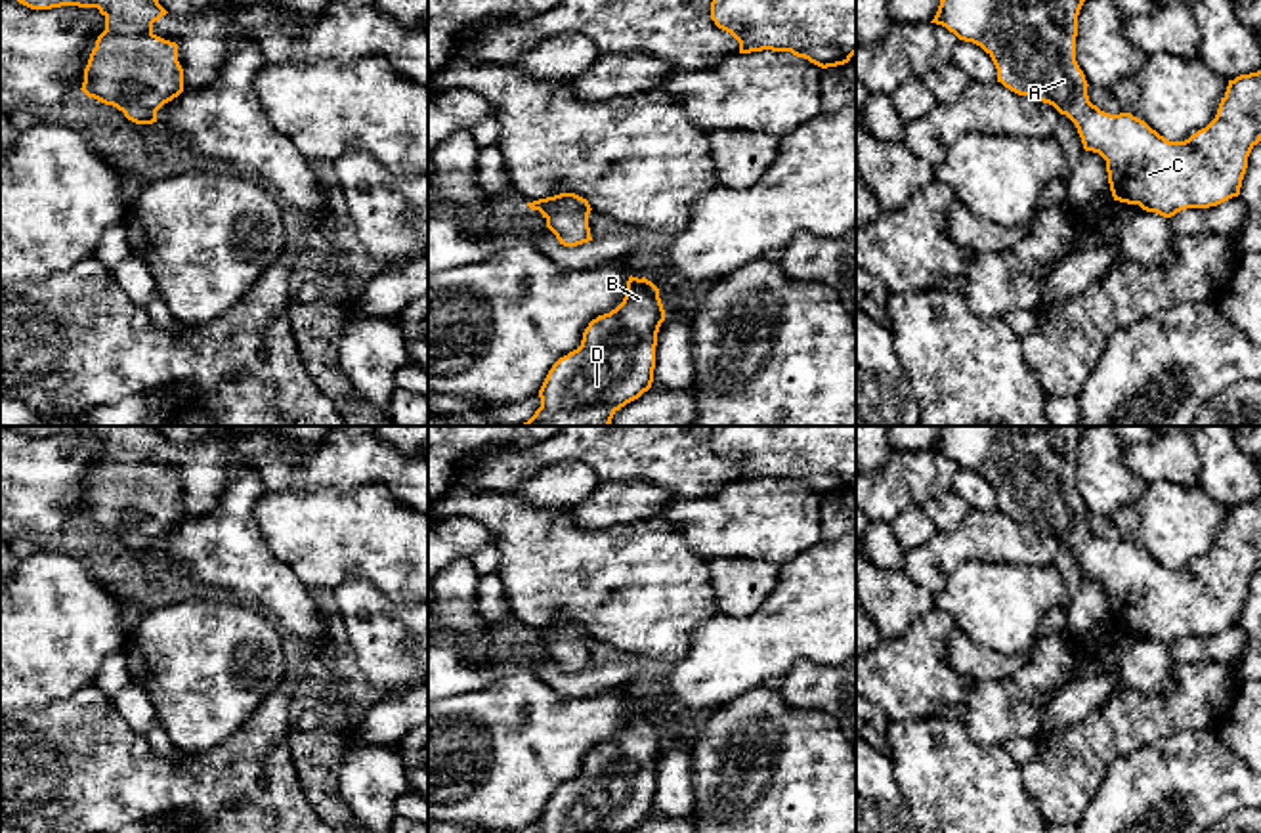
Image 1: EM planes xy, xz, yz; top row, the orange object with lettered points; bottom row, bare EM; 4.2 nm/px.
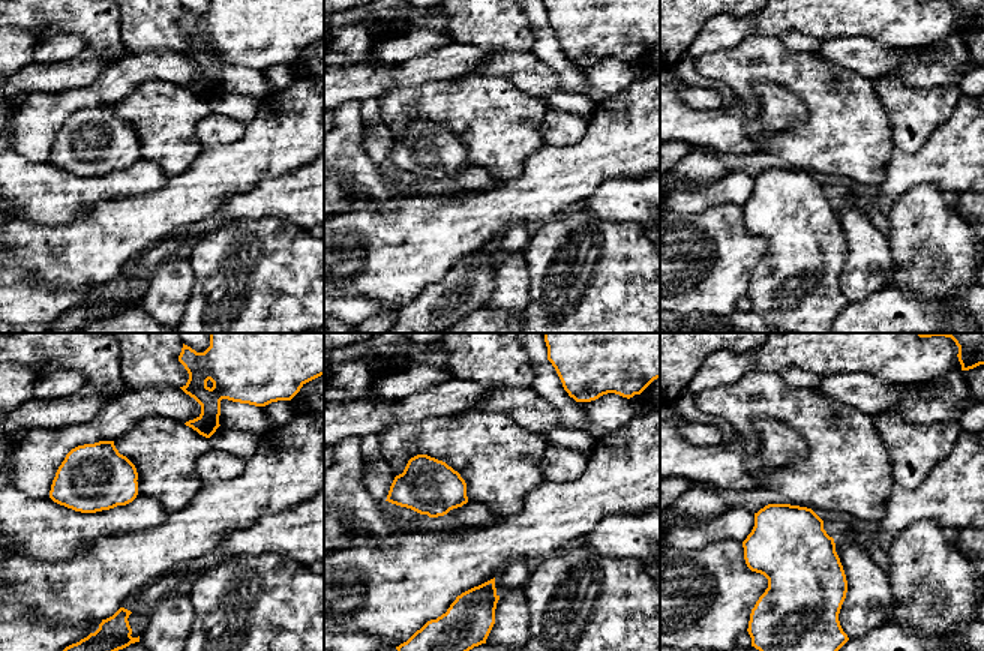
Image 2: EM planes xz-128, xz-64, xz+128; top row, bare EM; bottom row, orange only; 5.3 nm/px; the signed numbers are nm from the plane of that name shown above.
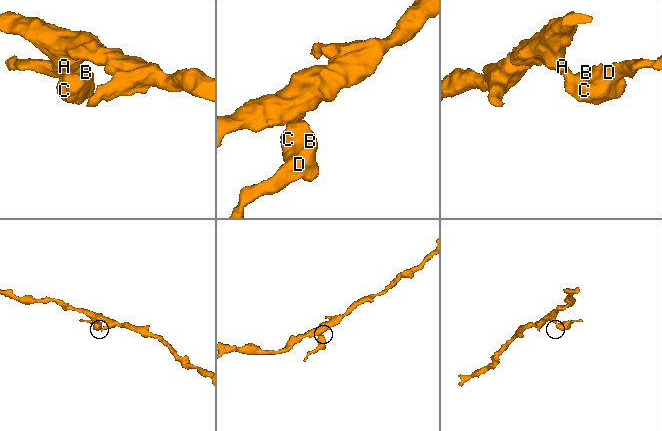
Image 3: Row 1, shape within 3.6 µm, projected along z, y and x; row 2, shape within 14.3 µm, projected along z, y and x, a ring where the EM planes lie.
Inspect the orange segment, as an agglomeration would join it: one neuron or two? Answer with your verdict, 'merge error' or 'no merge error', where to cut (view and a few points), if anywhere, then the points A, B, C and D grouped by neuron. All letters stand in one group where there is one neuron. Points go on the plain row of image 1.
no merge error | no cut | A B C D

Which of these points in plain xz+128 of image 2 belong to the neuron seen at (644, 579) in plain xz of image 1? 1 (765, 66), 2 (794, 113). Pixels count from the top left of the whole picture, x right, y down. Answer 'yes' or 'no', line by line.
1: yes
2: no

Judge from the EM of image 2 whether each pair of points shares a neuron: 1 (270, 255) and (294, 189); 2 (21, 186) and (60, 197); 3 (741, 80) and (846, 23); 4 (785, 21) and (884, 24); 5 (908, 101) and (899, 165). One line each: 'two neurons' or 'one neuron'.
1: two neurons
2: one neuron
3: two neurons
4: one neuron
5: two neurons

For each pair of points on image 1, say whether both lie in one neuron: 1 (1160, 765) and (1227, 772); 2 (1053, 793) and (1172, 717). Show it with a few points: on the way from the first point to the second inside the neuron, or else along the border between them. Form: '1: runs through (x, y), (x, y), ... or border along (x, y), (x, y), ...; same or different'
1: runs through (1177, 772), (1210, 772); same
2: runs through (1074, 759), (1118, 711), (1137, 711); same

